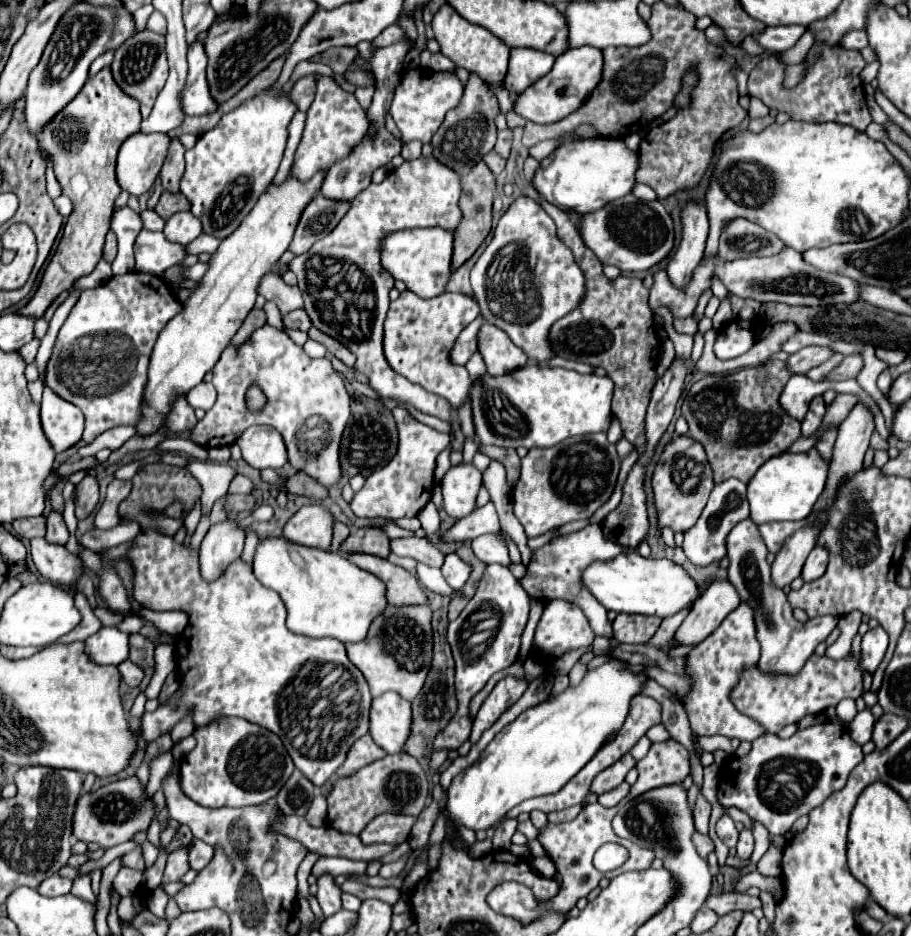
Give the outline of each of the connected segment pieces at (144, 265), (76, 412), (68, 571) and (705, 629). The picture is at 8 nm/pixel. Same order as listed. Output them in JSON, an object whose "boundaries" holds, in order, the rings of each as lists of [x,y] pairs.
{"boundaries":[[[[141,230],[135,240],[135,270],[145,274],[163,274],[185,258],[185,246],[169,244],[163,232]]],[[[47,386],[41,402],[41,422],[45,436],[53,444],[55,452],[65,452],[81,440],[83,412],[77,406],[59,400],[59,396]]],[[[45,538],[31,540],[31,558],[37,572],[59,586],[69,586],[83,572],[81,560],[57,544],[49,544]]],[[[715,580],[703,594],[701,600],[697,600],[693,612],[685,618],[685,622],[675,632],[675,640],[683,646],[687,644],[699,644],[709,636],[723,618],[733,612],[739,606],[739,594],[729,580]]]]}

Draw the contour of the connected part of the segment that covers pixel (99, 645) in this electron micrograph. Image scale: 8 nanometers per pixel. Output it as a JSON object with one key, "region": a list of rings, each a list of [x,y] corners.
{"region":[[[103,626],[97,634],[85,640],[85,652],[95,664],[121,664],[129,656],[129,636],[117,628]]]}

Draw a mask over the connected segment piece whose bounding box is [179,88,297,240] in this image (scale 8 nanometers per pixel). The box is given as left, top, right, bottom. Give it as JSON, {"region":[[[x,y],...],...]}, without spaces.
{"region":[[[265,88],[225,114],[221,122],[199,136],[197,144],[185,152],[187,168],[179,190],[191,202],[191,214],[203,222],[203,232],[219,240],[227,238],[255,206],[257,198],[271,184],[283,158],[287,126],[297,112],[289,92]]]}

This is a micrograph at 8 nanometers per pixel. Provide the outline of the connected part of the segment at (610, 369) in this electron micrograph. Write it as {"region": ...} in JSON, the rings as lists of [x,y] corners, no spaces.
{"region":[[[541,200],[541,206],[557,224],[557,236],[575,254],[575,260],[587,278],[587,294],[581,306],[569,316],[557,320],[557,324],[551,328],[553,350],[557,356],[581,360],[607,370],[609,378],[615,382],[615,396],[611,406],[613,416],[621,420],[623,436],[637,448],[643,448],[645,412],[649,394],[655,384],[655,358],[659,352],[653,312],[647,304],[649,290],[639,278],[633,276],[619,276],[617,280],[609,280],[601,270],[601,262],[593,256],[593,252],[589,252],[589,248],[585,248],[581,236],[577,236],[577,228],[569,220],[569,214],[553,204],[545,204],[545,200]]]}

